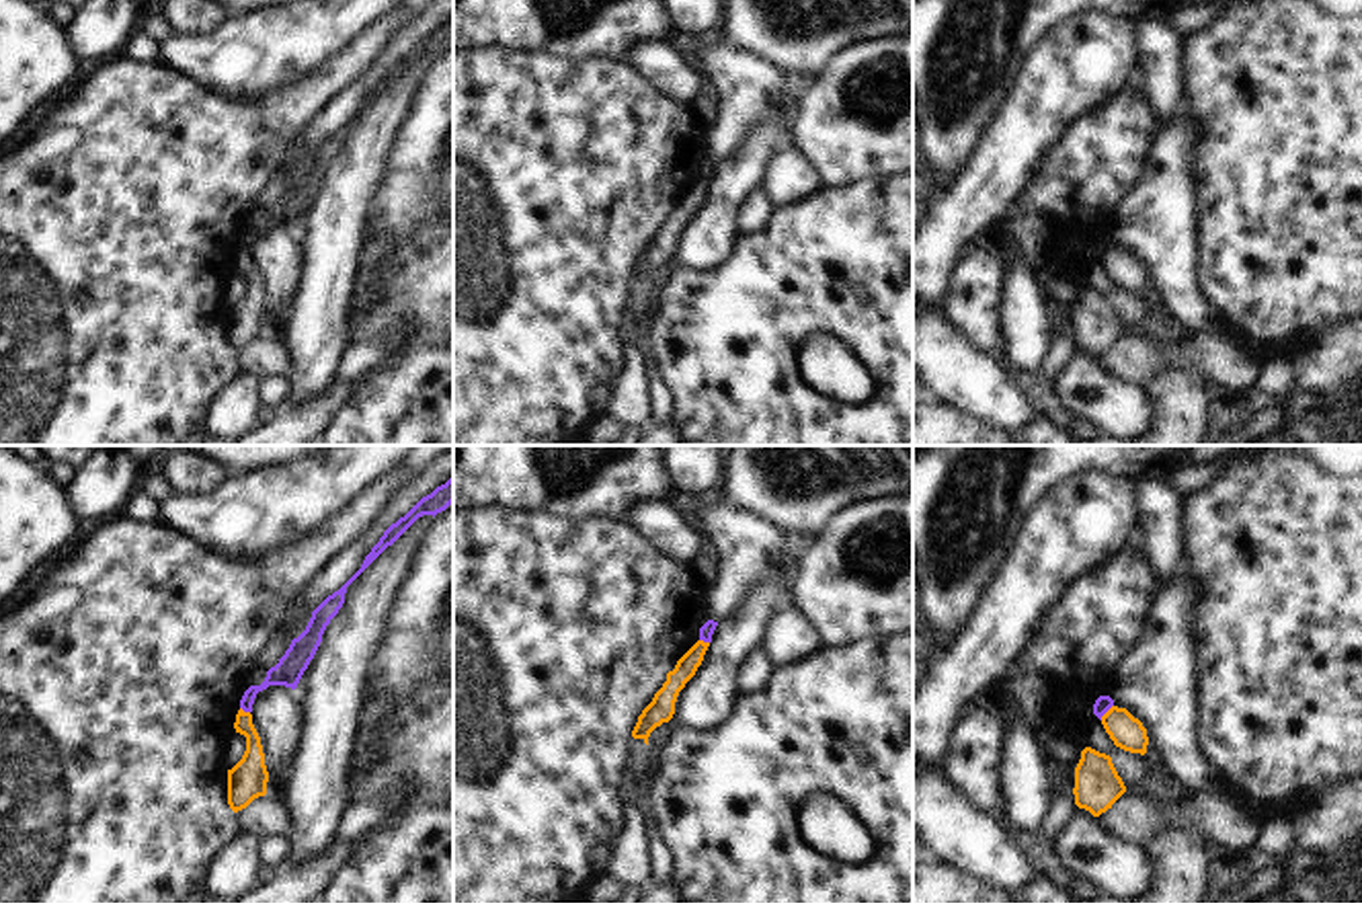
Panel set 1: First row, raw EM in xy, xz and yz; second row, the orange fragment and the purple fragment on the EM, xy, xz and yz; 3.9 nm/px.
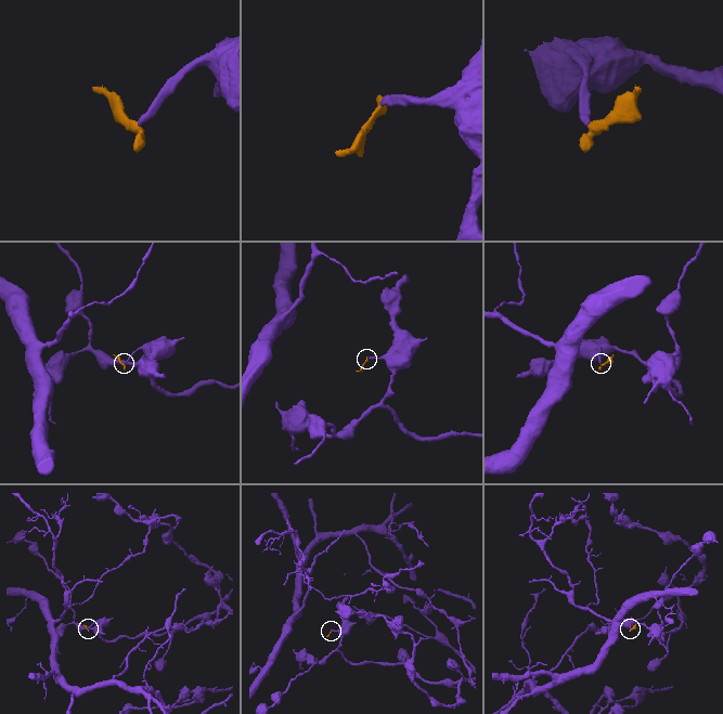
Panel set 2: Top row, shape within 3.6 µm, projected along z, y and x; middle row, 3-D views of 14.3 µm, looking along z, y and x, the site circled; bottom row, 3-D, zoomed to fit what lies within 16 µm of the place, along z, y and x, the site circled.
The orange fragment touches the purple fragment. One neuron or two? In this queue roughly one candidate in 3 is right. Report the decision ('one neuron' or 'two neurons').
two neurons

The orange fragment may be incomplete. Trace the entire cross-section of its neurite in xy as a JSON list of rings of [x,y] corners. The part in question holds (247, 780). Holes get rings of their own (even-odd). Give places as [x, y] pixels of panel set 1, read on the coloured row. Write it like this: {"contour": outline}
{"contour": [[[240,708],[234,729],[246,737],[246,751],[242,759],[228,770],[228,804],[234,813],[238,813],[254,798],[267,794],[269,772],[265,765],[261,737],[252,724],[252,714]]]}

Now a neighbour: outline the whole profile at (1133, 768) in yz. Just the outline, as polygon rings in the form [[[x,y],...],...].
[[[1101,722],[1079,727],[1077,737],[1083,749],[1091,747],[1112,757],[1112,763],[1128,792],[1138,792],[1138,788],[1161,770],[1159,761],[1147,753],[1140,755],[1116,747]]]

